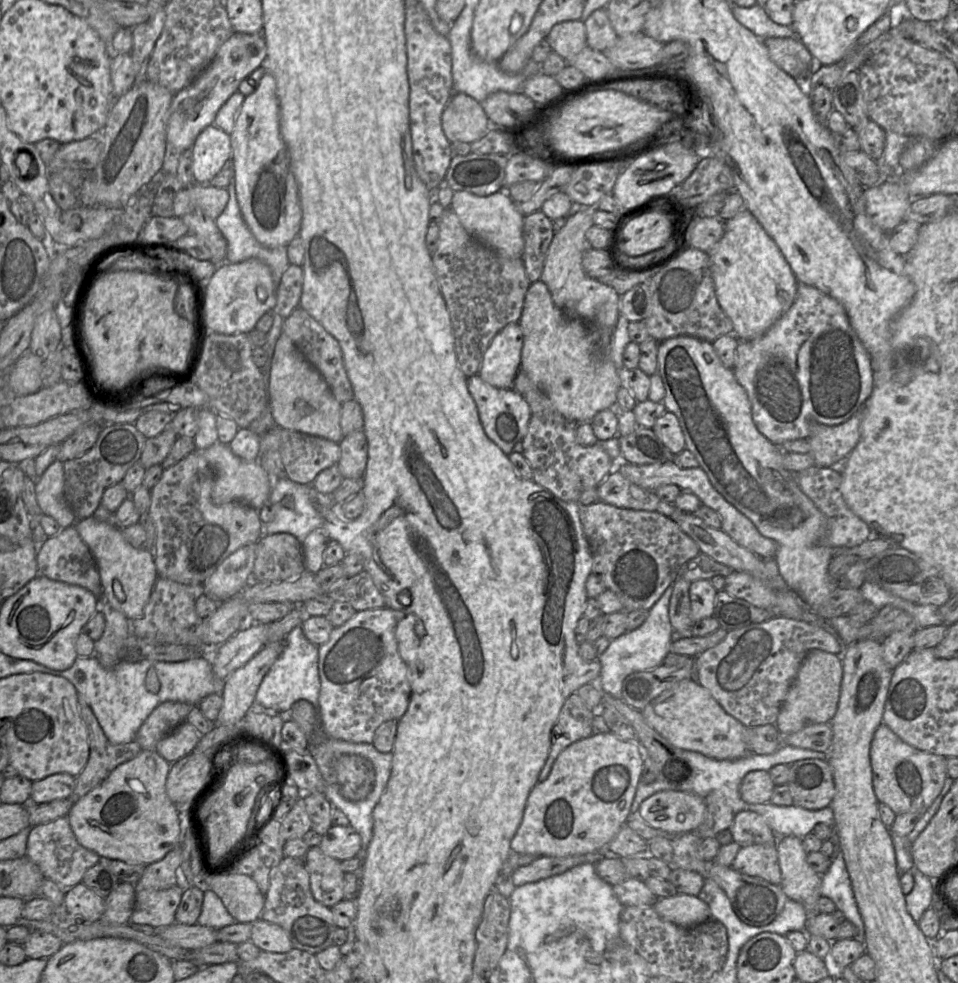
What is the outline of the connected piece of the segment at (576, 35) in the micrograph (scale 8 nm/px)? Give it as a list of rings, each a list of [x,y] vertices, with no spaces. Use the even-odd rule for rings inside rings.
[[[579,20],[555,24],[546,37],[552,50],[567,61],[573,61],[587,45],[586,29]]]

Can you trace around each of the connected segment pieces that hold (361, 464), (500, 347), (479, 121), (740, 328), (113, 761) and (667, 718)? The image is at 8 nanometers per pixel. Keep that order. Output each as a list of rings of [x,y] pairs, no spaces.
[[[364,430],[344,436],[339,445],[341,457],[338,467],[343,478],[361,479],[368,461],[368,442]]]
[[[518,322],[506,325],[484,353],[479,376],[497,388],[512,388],[521,368],[523,332]]]
[[[457,92],[452,95],[442,113],[442,128],[450,143],[467,142],[469,144],[481,139],[493,125],[481,104],[473,97]]]
[[[750,211],[725,221],[724,235],[709,256],[718,303],[731,319],[739,340],[762,336],[794,303],[799,282],[774,240]]]
[[[78,697],[81,718],[87,729],[89,758],[76,777],[76,786],[70,795],[72,803],[100,785],[119,765],[132,760],[141,751],[135,741],[127,744],[112,744],[105,736],[90,706]]]
[[[694,677],[682,680],[661,693],[641,713],[649,726],[677,748],[716,760],[735,760],[749,753],[744,741],[746,727],[726,713]]]

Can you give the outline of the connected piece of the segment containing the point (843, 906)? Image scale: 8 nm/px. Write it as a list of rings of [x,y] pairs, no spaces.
[[[841,851],[831,862],[826,873],[822,875],[820,891],[821,896],[831,899],[845,919],[855,925],[857,935],[854,938],[864,944],[864,923],[854,898],[849,874]]]

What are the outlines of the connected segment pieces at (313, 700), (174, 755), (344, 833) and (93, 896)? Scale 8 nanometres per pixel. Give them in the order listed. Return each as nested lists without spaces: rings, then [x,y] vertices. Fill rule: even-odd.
[[[296,626],[286,636],[282,653],[263,678],[255,697],[255,706],[287,715],[295,702],[306,700],[313,705],[320,727],[319,692],[318,646],[305,637],[301,626]]]
[[[185,721],[159,741],[155,751],[168,763],[173,764],[192,753],[200,737],[195,727]]]
[[[350,824],[348,826],[331,826],[317,839],[320,849],[328,856],[339,861],[356,857],[362,845],[359,833]]]
[[[83,883],[64,889],[63,910],[75,919],[95,922],[105,911],[105,901]]]

